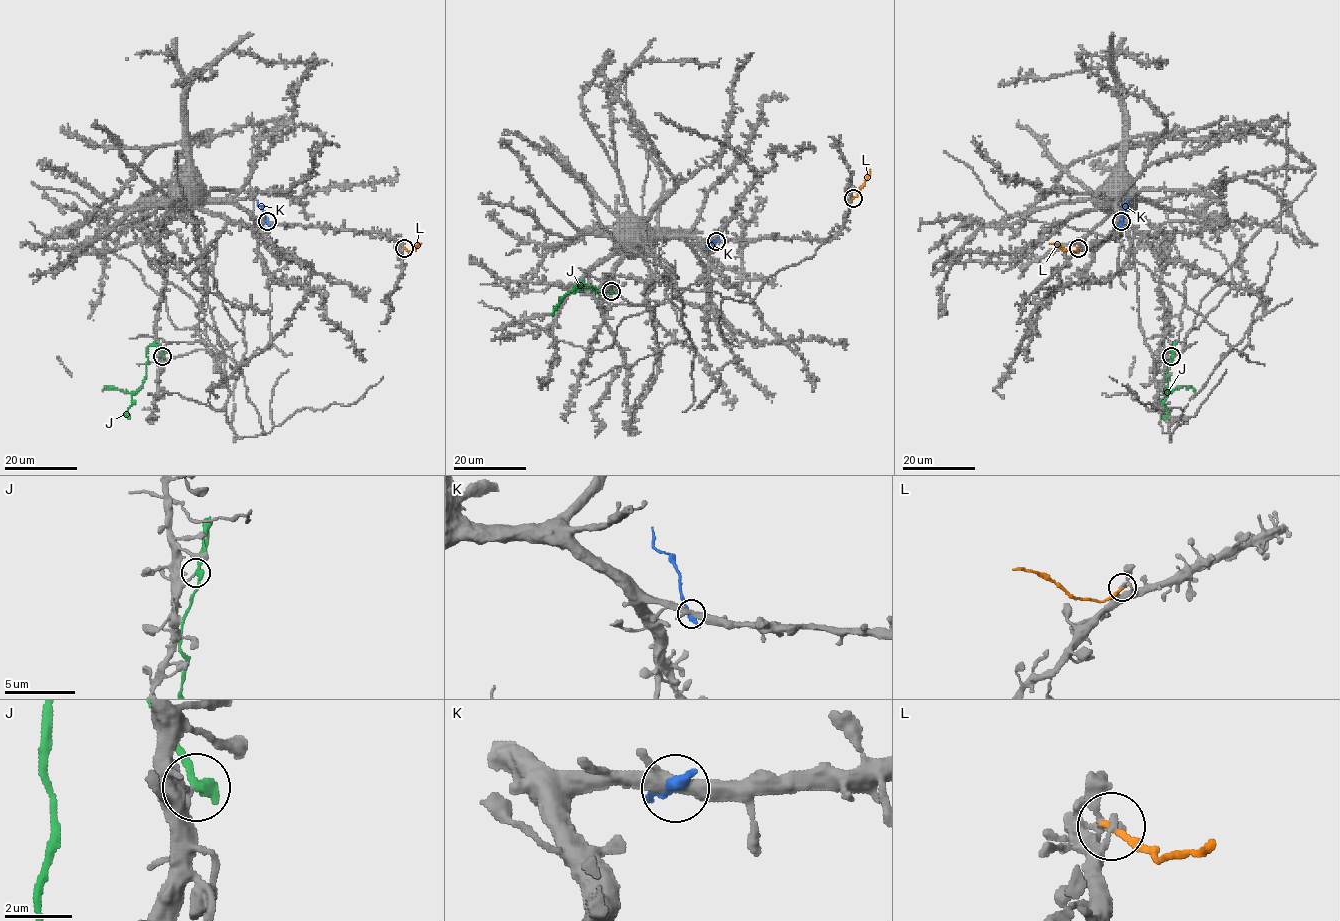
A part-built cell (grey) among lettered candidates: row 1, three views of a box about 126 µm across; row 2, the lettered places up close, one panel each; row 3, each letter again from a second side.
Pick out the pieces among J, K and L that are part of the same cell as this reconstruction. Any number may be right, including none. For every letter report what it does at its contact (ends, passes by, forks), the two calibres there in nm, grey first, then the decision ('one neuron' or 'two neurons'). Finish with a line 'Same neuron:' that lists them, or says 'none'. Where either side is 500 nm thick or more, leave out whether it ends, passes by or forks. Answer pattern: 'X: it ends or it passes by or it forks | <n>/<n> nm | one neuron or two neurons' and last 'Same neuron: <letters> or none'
J: it ends | 160/420 nm | two neurons
K: it ends | 360/360 nm | two neurons
L: it ends | 240/190 nm | two neurons
Same neuron: none

